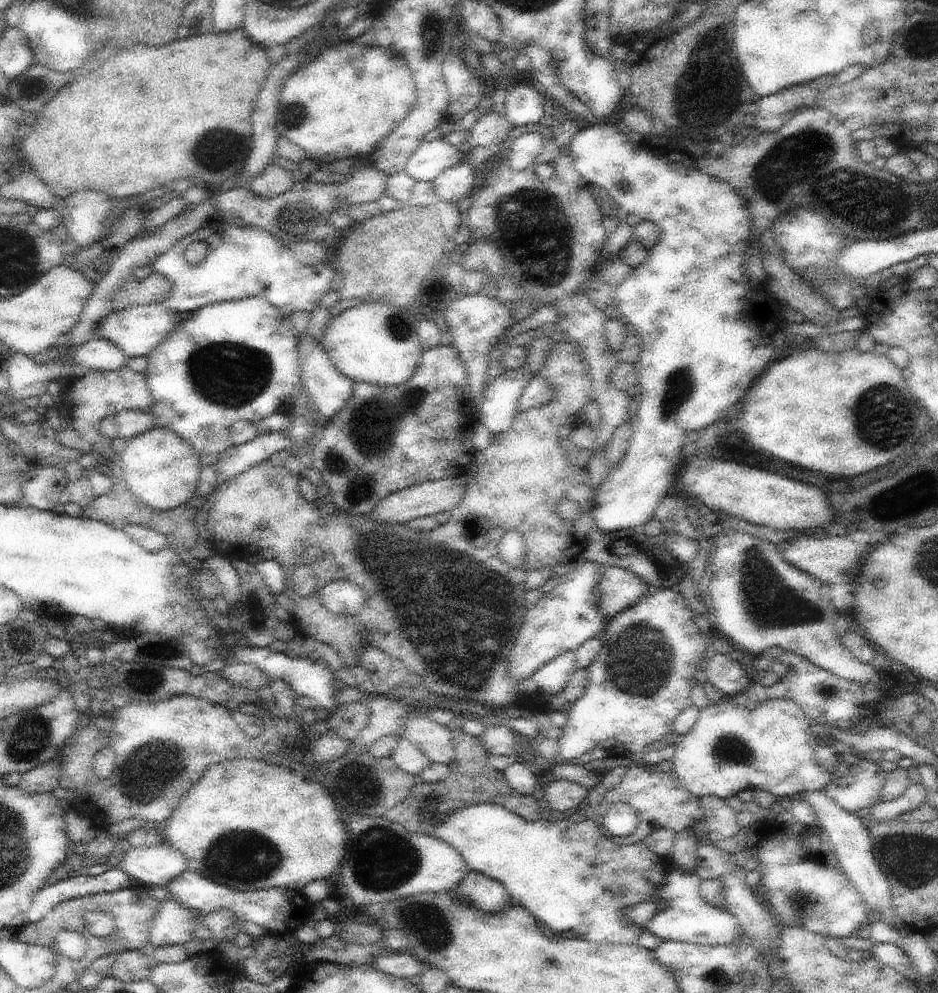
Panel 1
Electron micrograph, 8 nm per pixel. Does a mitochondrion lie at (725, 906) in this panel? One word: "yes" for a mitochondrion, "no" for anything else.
no

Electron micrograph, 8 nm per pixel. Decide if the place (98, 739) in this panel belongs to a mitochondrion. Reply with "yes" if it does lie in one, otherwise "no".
no

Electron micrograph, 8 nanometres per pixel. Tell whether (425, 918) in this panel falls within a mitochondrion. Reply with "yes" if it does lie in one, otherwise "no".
yes

